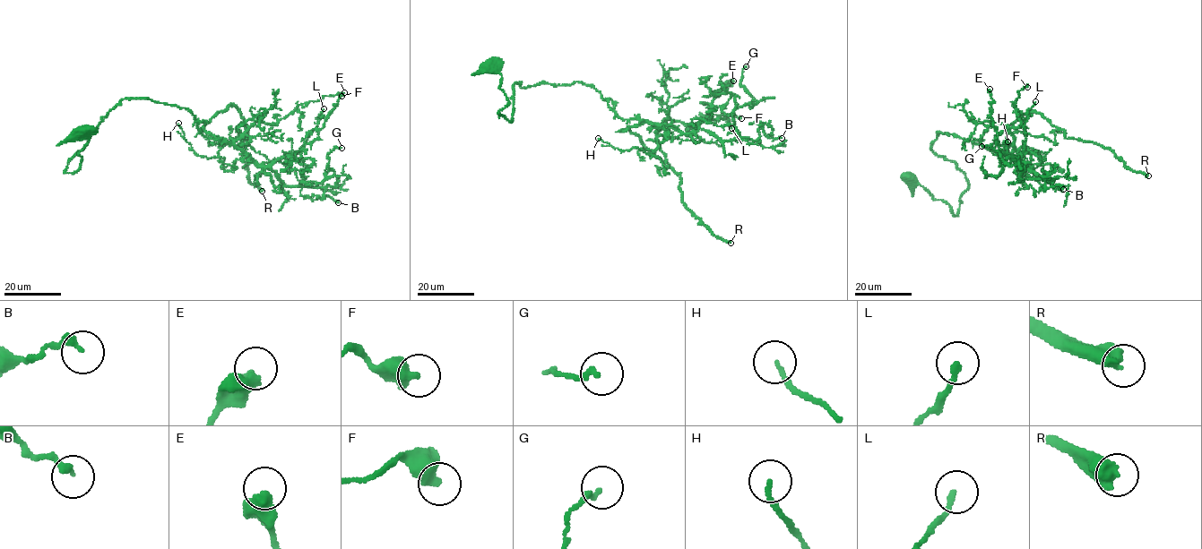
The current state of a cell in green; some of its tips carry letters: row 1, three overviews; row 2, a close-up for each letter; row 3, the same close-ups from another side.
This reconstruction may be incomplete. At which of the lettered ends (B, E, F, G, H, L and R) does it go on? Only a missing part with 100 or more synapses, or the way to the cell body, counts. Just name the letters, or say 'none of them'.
R

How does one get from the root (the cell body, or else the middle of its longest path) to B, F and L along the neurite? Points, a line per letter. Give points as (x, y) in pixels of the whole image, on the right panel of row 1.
B: (906, 177), (956, 215), (968, 184), (933, 153), (940, 132), (1014, 155), (1063, 189)
F: (906, 177), (956, 216), (967, 179), (933, 141), (948, 132), (1010, 153), (1027, 87)
L: (906, 177), (956, 216), (968, 184), (933, 153), (938, 132), (1030, 168), (1021, 158), (1035, 101)

